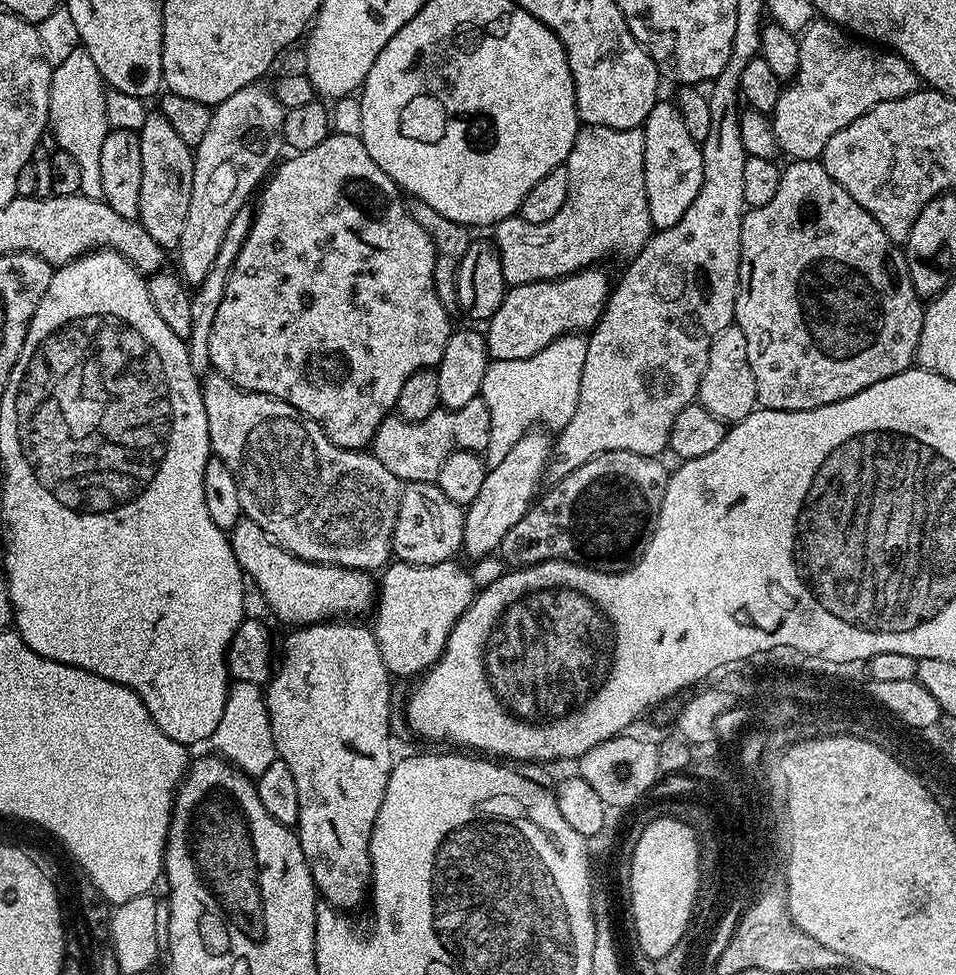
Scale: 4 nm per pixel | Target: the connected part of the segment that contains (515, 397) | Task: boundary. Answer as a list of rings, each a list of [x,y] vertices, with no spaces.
[[[562,334],[530,358],[489,363],[480,391],[490,410],[490,442],[486,449],[489,465],[502,462],[526,434],[537,426],[544,426],[540,424],[549,424],[552,430],[559,430],[570,422],[570,414],[574,414],[574,406],[578,406],[578,386],[582,382],[587,345],[587,335]]]

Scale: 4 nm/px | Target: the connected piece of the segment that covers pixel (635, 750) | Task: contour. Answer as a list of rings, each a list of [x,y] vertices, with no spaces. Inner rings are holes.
[[[625,734],[615,736],[579,756],[578,775],[590,782],[598,798],[608,805],[609,809],[628,808],[631,804],[639,805],[644,795],[656,784],[661,775],[658,768],[658,748],[651,740],[643,740],[640,736]]]

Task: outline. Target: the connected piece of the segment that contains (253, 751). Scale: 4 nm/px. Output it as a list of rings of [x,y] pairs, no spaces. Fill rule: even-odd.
[[[237,680],[229,687],[226,707],[222,710],[222,719],[218,722],[218,730],[214,730],[210,744],[216,747],[213,748],[215,755],[223,756],[240,771],[249,774],[266,770],[270,762],[278,759],[266,692],[261,685]]]

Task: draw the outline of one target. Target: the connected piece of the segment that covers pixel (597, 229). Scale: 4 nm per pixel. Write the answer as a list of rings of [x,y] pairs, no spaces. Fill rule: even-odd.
[[[593,124],[581,127],[566,161],[570,174],[570,194],[566,194],[566,203],[562,210],[558,210],[558,214],[550,218],[550,222],[520,222],[517,223],[517,228],[508,228],[512,226],[507,223],[495,225],[494,243],[502,262],[505,283],[511,286],[539,280],[559,280],[561,276],[571,276],[574,272],[583,272],[599,265],[604,262],[600,260],[607,256],[637,256],[654,231],[646,198],[645,154],[643,127],[626,130]]]

